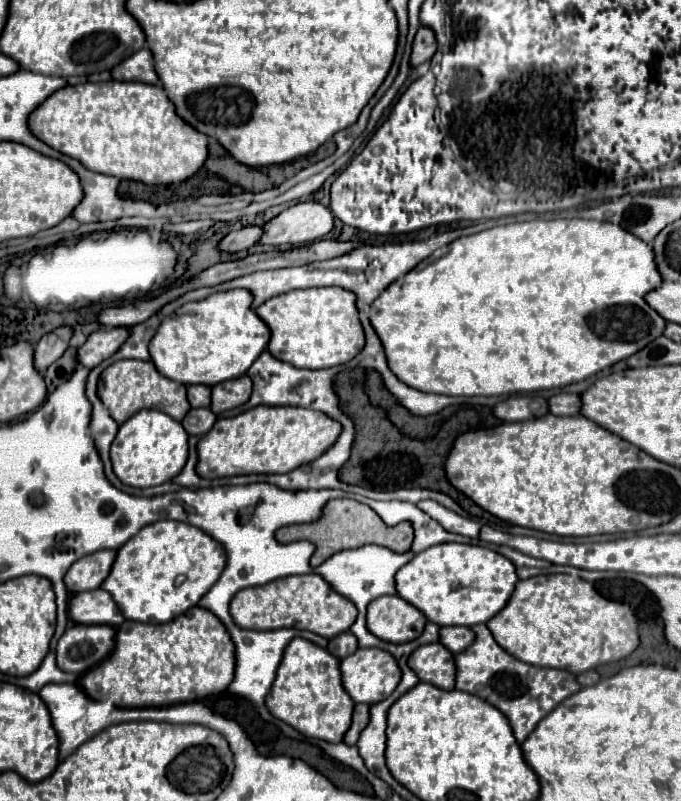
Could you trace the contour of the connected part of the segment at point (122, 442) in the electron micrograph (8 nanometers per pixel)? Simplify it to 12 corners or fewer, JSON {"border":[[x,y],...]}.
{"border":[[141,410],[121,424],[113,470],[127,486],[169,482],[189,458],[181,422]]}

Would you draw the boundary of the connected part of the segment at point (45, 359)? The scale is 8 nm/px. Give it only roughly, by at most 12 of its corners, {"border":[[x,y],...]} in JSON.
{"border":[[59,326],[39,340],[35,366],[45,372],[73,338],[73,326]]}

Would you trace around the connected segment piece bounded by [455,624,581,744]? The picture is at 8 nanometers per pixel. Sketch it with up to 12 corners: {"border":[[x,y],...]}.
{"border":[[485,624],[455,656],[455,688],[509,718],[523,744],[581,690],[567,670],[517,660]]}

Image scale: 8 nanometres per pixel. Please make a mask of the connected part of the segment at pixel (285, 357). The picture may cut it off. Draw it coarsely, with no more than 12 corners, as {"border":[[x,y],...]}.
{"border":[[293,290],[255,310],[267,350],[295,368],[365,346],[353,292]]}

